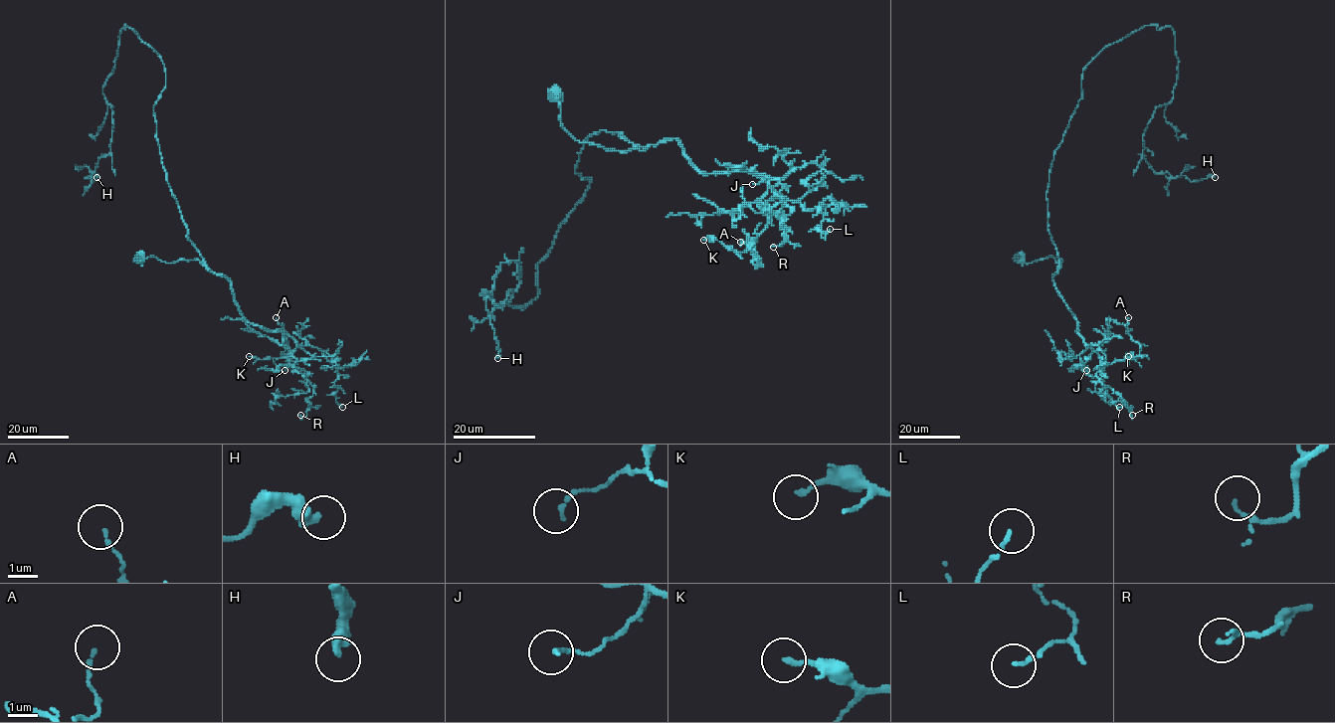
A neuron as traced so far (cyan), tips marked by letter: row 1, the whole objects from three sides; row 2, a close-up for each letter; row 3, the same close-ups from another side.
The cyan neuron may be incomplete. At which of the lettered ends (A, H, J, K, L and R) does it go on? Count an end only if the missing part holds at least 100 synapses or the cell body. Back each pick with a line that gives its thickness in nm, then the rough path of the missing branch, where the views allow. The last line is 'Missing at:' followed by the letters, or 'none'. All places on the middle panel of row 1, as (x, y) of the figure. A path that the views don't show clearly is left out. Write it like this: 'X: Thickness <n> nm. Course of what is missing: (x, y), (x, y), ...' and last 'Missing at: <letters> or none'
Missing at: none

